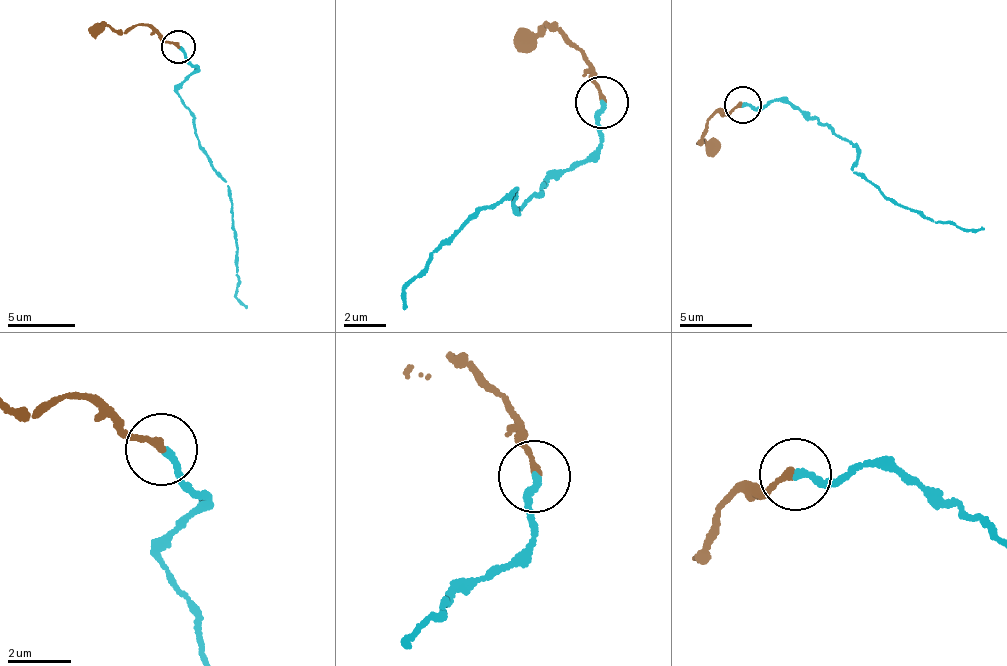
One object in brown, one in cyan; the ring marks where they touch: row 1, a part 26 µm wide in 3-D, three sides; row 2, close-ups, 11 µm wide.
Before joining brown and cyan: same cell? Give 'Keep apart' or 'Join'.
Join

